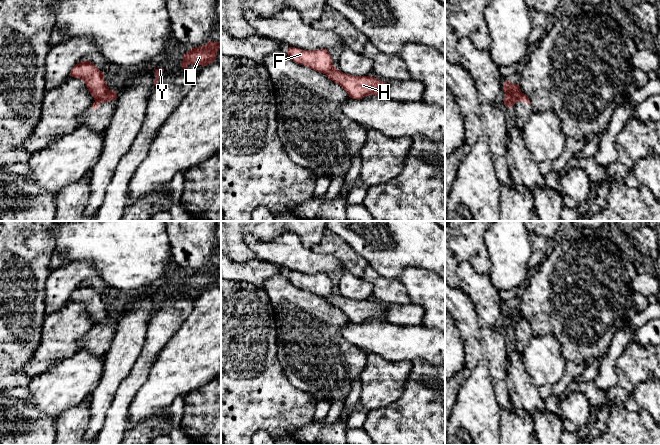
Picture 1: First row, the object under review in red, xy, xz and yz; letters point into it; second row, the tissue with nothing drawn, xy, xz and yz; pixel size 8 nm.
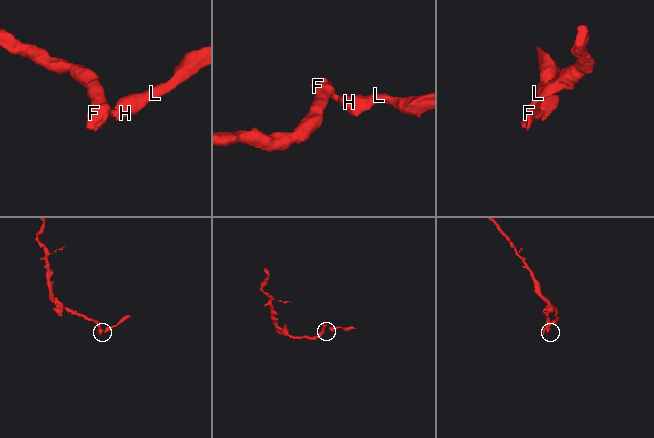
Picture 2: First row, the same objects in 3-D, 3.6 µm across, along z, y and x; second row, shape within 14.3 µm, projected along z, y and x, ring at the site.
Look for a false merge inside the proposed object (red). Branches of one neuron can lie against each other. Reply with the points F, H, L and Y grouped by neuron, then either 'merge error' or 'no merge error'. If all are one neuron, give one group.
F / H L Y | merge error

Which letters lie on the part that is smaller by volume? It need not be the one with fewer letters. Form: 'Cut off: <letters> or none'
Cut off: H, L, Y

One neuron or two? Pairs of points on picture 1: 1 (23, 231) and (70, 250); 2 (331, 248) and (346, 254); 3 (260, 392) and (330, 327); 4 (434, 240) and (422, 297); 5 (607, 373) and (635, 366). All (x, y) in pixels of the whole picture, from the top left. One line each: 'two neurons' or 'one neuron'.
1: two neurons
2: one neuron
3: two neurons
4: two neurons
5: two neurons

